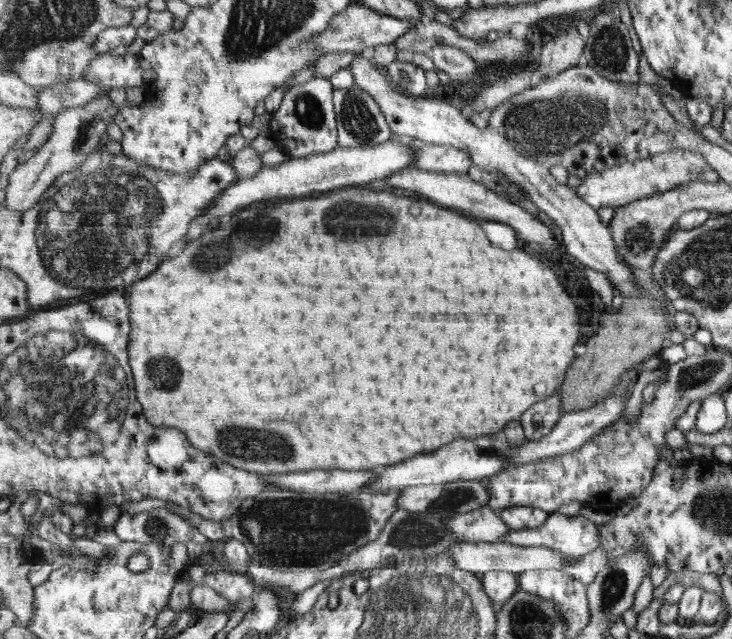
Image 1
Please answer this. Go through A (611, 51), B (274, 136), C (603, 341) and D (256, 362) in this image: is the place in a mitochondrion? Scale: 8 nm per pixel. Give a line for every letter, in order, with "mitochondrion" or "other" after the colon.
A: mitochondrion
B: other
C: other
D: other

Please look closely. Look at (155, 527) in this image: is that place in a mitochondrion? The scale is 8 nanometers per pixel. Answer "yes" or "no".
yes

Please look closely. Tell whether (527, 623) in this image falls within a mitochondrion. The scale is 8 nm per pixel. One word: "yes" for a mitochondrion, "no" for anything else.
yes

